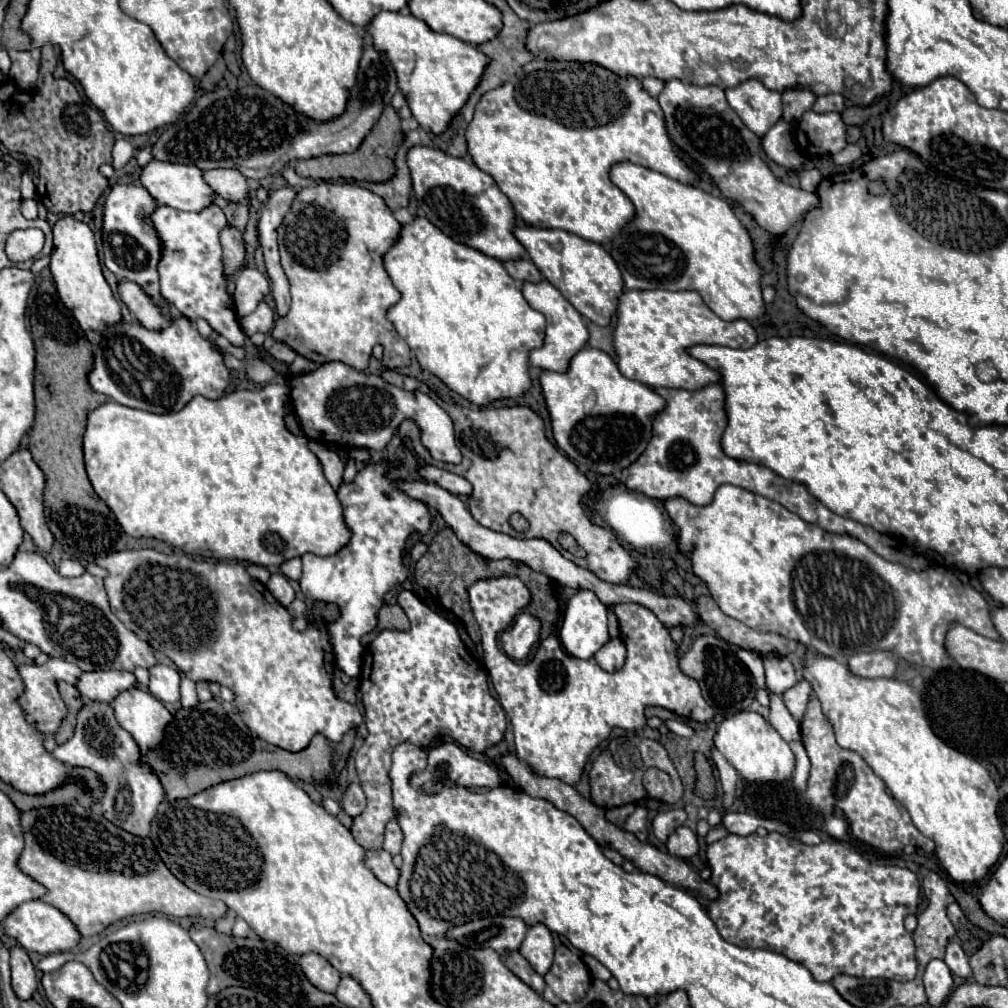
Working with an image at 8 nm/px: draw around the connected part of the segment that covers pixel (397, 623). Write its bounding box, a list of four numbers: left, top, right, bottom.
[378,605,410,631]

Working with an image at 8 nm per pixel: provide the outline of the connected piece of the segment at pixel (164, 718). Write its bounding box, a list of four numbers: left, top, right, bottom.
[110,687,172,749]

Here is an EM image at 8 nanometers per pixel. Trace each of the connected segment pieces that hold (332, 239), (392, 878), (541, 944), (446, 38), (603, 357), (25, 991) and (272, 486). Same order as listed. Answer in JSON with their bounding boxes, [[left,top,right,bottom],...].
[[272,181,410,371],[366,849,400,889],[520,925,554,975],[364,11,488,133],[540,347,664,473],[10,947,36,999],[84,383,350,565]]

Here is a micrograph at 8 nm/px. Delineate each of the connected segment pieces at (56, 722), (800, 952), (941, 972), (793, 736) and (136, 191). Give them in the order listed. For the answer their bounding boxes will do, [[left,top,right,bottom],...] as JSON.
[[18,659,82,753],[706,831,920,983],[924,959,954,1007],[770,695,800,743],[102,185,166,313]]

